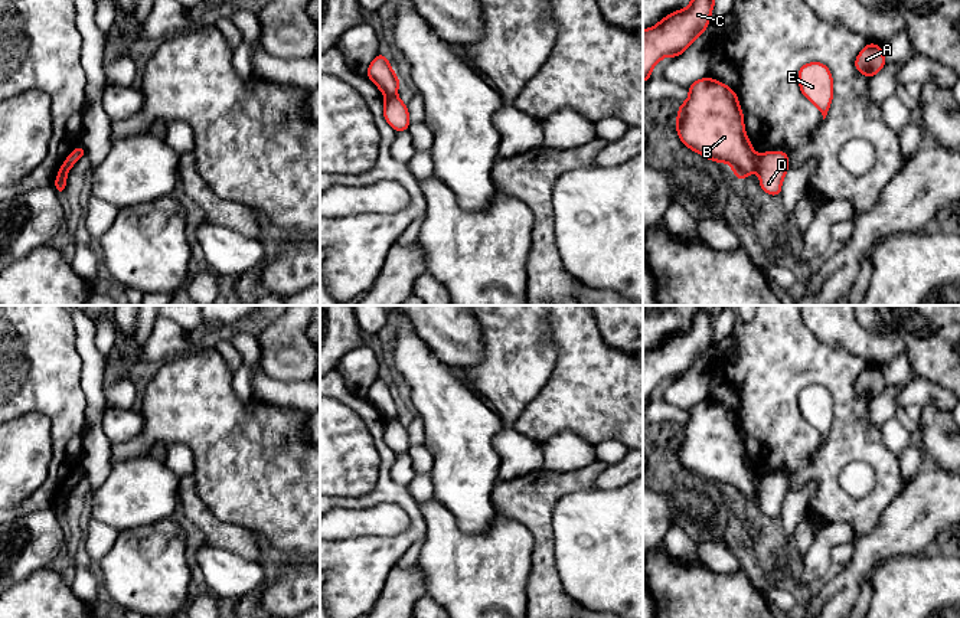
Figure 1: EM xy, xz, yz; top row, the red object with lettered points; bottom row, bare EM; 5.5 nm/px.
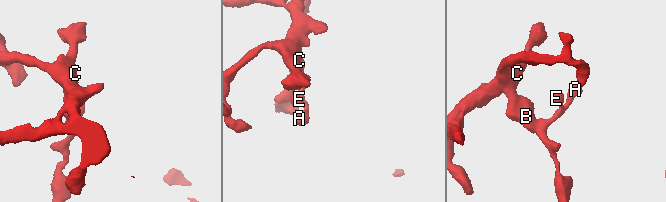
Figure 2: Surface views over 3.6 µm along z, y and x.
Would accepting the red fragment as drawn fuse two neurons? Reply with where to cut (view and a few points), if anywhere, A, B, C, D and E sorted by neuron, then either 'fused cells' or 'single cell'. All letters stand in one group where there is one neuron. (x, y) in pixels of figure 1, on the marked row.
cut yz (756, 156), (757, 169); groups A D E / B C; fused cells

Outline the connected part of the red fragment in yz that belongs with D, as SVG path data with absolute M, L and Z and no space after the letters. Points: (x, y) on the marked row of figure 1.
M765 151L757 156L757 171L760 187L771 196L780 196L781 183L788 170L788 154L786 151Z

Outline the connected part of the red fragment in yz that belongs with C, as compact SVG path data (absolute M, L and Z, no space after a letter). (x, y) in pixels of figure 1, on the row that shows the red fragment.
M692 0L683 10L676 10L662 19L656 26L643 30L643 82L654 65L665 56L680 56L708 27L715 0Z

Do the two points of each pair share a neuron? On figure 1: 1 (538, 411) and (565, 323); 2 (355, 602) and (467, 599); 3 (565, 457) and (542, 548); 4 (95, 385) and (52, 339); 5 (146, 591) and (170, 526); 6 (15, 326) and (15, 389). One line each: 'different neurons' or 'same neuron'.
1: same neuron
2: different neurons
3: different neurons
4: different neurons
5: same neuron
6: same neuron

